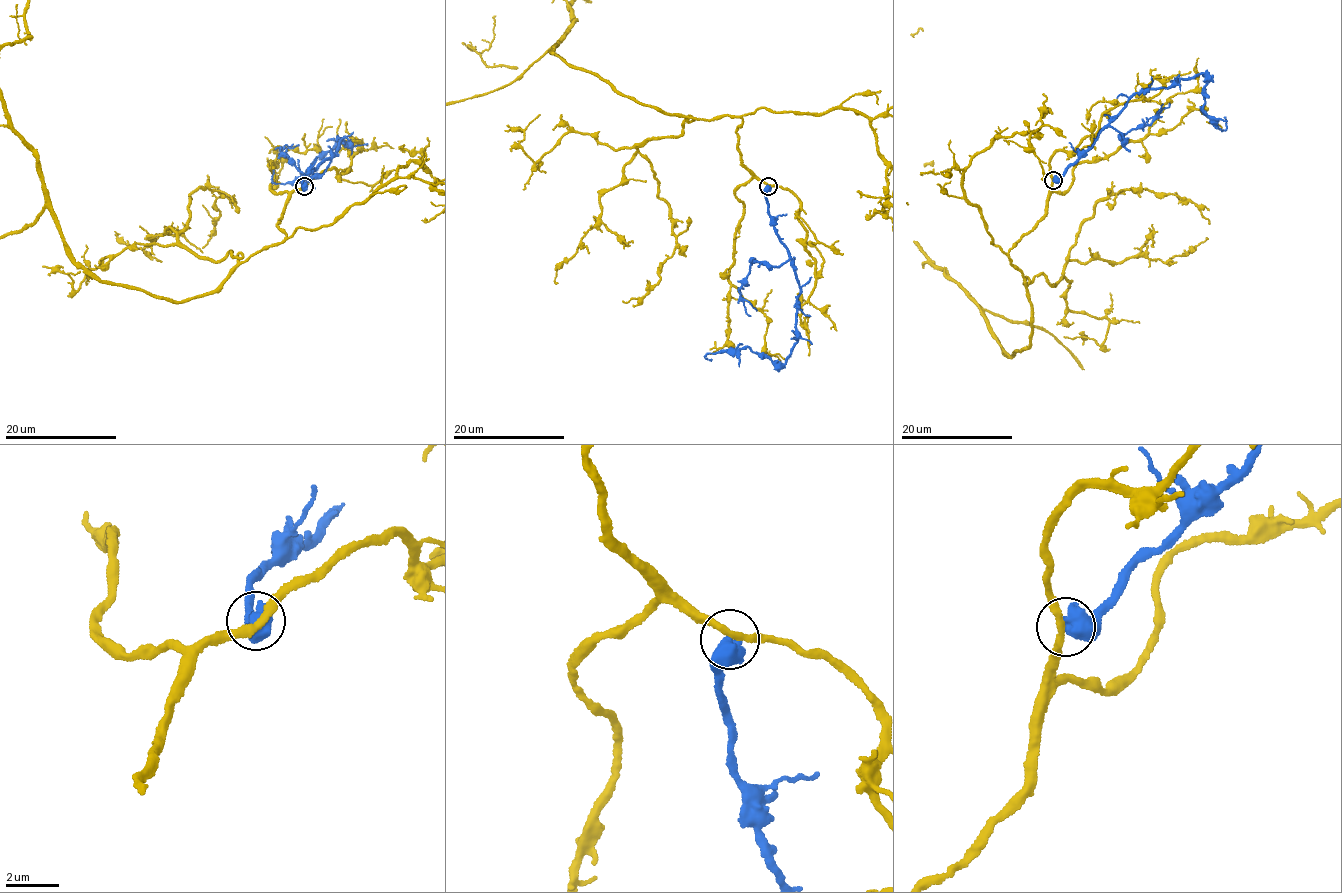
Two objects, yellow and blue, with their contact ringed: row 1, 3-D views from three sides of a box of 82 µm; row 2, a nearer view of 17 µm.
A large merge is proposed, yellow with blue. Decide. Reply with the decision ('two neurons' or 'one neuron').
two neurons

